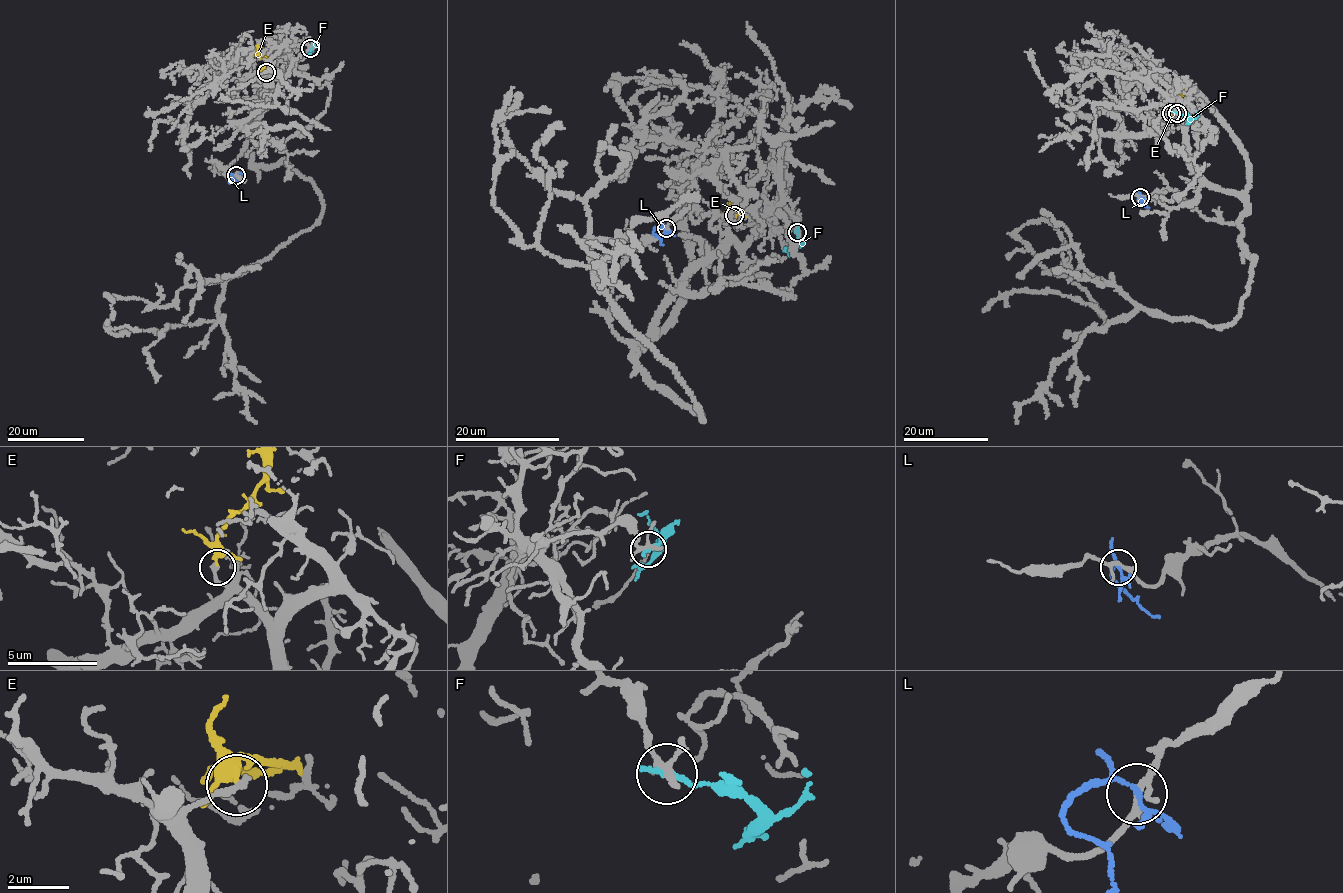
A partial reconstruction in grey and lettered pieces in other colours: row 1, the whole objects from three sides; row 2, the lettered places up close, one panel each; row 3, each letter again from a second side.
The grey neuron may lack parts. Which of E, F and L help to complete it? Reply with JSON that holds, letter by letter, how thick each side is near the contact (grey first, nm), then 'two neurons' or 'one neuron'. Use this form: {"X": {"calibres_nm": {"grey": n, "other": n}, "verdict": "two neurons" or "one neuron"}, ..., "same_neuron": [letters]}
{"E": {"calibres_nm": {"grey": 240, "other": 280}, "verdict": "two neurons"}, "F": {"calibres_nm": {"grey": 220, "other": 220}, "verdict": "two neurons"}, "L": {"calibres_nm": {"grey": 200, "other": 120}, "verdict": "two neurons"}, "same_neuron": []}

